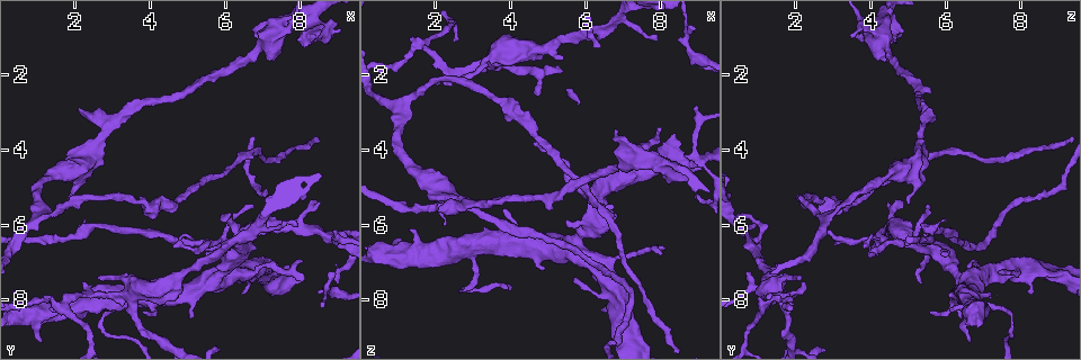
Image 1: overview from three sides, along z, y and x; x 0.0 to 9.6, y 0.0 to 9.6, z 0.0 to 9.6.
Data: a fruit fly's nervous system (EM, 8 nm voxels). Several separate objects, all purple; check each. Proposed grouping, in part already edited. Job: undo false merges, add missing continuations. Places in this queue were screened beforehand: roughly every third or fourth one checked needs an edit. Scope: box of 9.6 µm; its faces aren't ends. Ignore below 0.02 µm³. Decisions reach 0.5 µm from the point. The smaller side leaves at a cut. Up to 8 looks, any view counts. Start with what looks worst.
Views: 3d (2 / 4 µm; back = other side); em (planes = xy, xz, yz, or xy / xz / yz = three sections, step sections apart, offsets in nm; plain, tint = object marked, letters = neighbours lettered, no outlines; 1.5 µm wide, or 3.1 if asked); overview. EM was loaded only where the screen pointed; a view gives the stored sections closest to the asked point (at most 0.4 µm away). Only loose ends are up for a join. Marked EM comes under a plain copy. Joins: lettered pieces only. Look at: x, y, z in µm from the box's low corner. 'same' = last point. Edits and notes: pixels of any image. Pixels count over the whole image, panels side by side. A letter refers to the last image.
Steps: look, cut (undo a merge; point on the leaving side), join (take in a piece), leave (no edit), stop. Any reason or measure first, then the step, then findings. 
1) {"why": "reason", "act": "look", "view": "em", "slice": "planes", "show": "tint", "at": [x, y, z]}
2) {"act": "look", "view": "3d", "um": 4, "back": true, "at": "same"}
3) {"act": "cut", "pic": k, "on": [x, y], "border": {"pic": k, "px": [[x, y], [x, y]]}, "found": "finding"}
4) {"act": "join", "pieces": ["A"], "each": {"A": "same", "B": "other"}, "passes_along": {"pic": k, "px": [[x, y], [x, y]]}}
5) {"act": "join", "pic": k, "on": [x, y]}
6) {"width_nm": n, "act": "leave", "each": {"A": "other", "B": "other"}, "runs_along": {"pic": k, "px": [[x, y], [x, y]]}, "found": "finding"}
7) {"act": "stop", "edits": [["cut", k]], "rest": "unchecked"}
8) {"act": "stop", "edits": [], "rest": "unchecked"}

{"why": "thick turns thin", "act": "look", "view": "3d", "um": 4, "at": [7.40, 0.80, 4.10]}

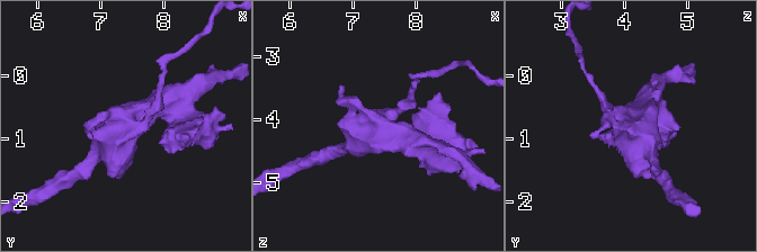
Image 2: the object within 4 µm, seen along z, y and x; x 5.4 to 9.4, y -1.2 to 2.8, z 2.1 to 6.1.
{"why": "now the EM", "act": "look", "view": "em", "slice": "xz", "step": 8, "show": "tint", "at": [7.40, 0.80, 4.10]}

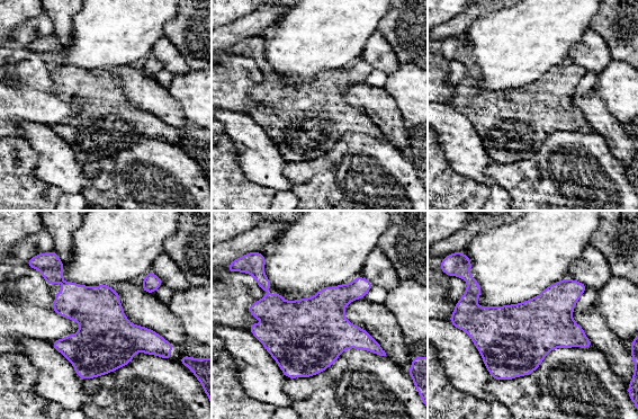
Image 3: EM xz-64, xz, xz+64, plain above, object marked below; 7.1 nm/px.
{"act": "look", "view": "em", "slice": "planes", "show": "letters", "at": "same"}

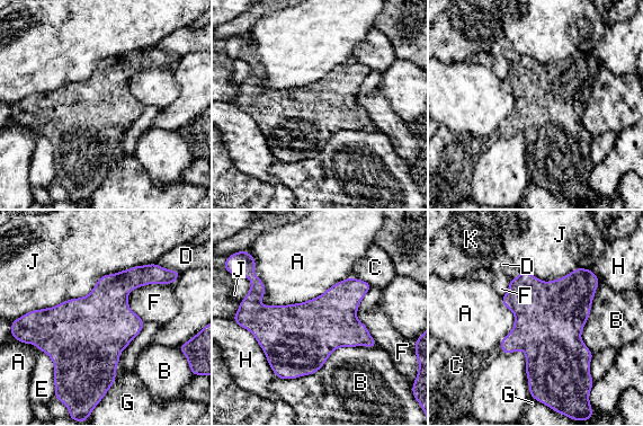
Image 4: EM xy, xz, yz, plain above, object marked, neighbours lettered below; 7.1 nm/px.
{"act": "leave", "each": {"A": "other", "B": "other", "C": "other", "D": "other", "E": "other", "F": "other", "G": "other", "H": "other", "J": "other", "K": "other"}, "border": {"pic": 4, "px": [[255, 274], [275, 305], [349, 276]]}, "found": "continuous, no second neuron"}

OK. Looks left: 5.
{"why": "free end", "act": "look", "view": "3d", "um": 2, "back": true, "at": [9.10, 7.50, 5.30]}

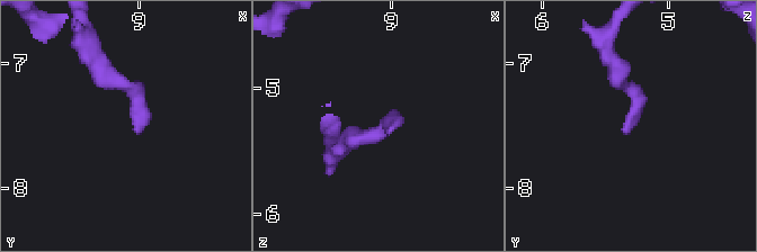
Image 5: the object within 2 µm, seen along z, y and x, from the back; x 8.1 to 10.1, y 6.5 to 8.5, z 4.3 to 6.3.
{"why": "now the EM", "act": "look", "view": "em", "slice": "xz", "step": 4, "show": "tint", "at": [9.04, 7.50, 5.36]}

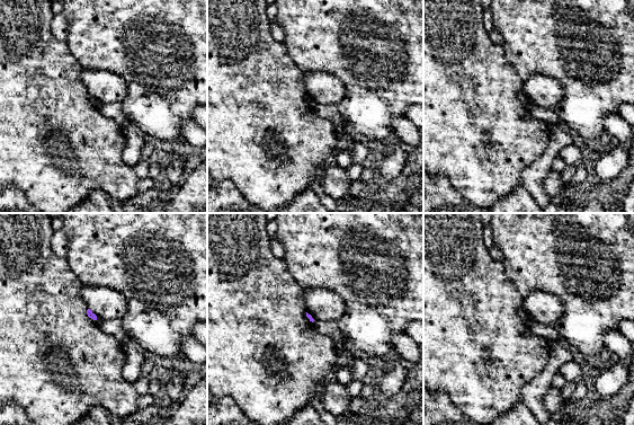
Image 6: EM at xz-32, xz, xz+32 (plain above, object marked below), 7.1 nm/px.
{"why": "cut it another way", "act": "look", "view": "em", "slice": "planes", "show": "letters", "at": "same"}

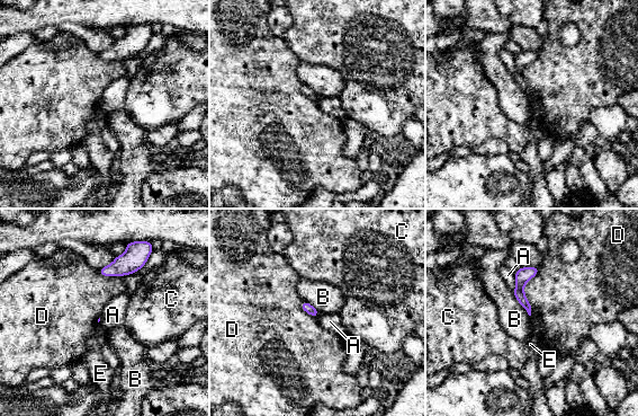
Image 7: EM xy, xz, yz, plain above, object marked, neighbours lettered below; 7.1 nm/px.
{"act": "leave", "each": {"A": "other", "B": "other", "C": "other", "D": "other", "E": "other"}, "border": {"pic": 7, "px": [[514, 274], [515, 286], [512, 290]]}, "found": "none of them fits"}

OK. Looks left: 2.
{"act": "stop", "edits": [], "rest": "unchecked"}

